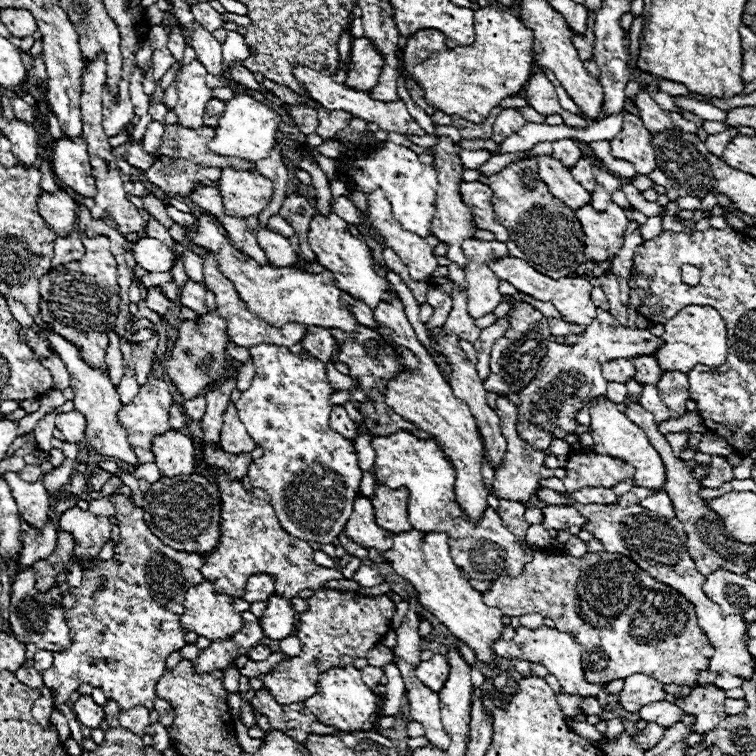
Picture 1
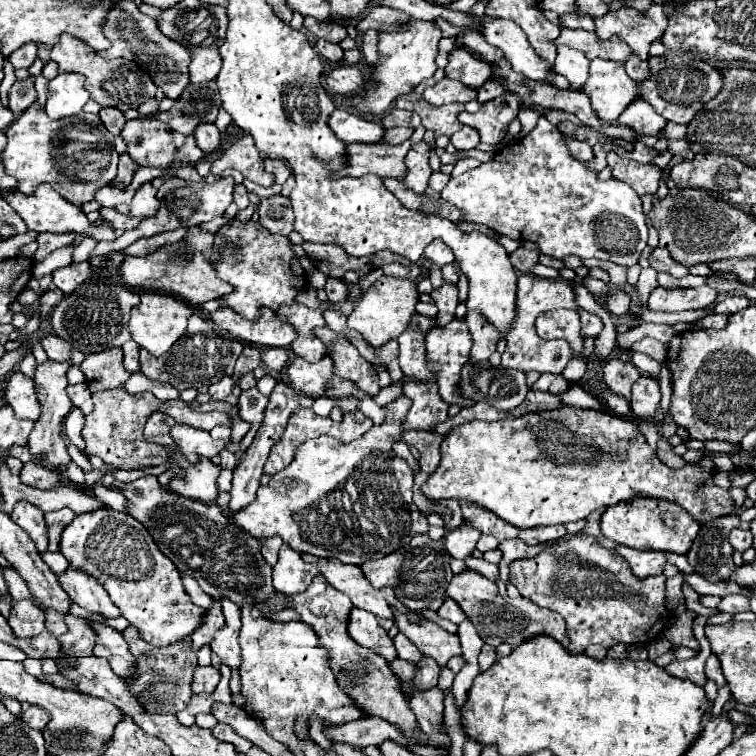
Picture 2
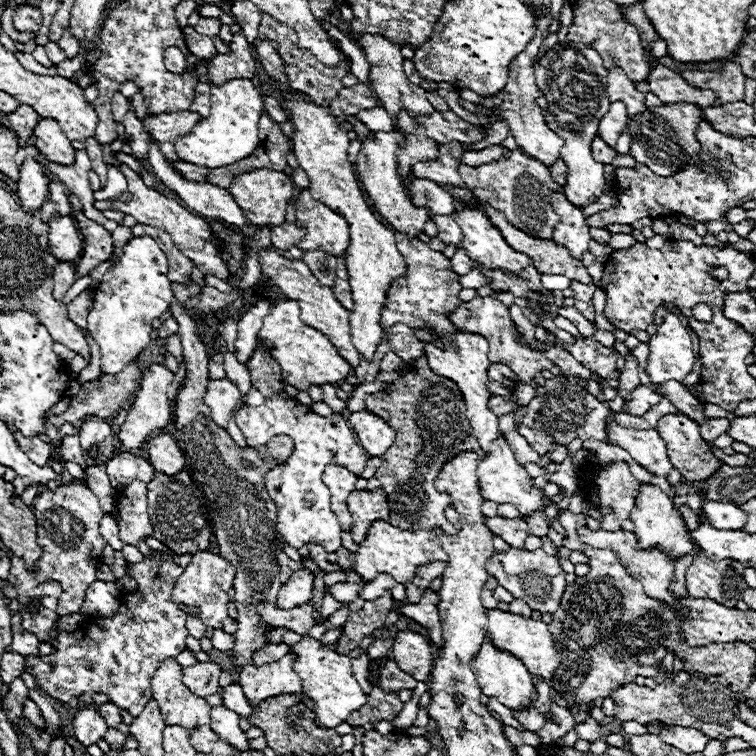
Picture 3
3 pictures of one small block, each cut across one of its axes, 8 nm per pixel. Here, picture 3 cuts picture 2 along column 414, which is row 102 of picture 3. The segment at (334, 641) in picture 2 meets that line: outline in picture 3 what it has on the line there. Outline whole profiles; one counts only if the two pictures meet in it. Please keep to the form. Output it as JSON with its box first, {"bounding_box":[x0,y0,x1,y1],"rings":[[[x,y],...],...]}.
{"bounding_box":[682,62,744,104],"rings":[[[724,62],[718,70],[698,72],[698,70],[684,70],[682,78],[690,82],[690,86],[698,86],[700,90],[714,90],[718,94],[718,104],[738,102],[744,100],[744,74],[738,64]]]}

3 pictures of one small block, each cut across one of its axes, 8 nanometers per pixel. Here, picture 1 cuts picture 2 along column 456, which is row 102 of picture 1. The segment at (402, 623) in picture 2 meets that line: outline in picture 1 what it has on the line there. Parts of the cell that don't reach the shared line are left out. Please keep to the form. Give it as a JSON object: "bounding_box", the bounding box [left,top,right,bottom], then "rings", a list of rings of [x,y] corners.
{"bounding_box":[634,92,698,134],"rings":[[[638,92],[638,96],[634,98],[634,102],[638,104],[638,112],[640,112],[640,120],[644,122],[644,126],[652,132],[652,134],[660,134],[664,130],[686,130],[690,134],[698,134],[698,126],[686,118],[682,118],[678,112],[666,112],[660,110],[660,106],[650,98],[648,92]]]}

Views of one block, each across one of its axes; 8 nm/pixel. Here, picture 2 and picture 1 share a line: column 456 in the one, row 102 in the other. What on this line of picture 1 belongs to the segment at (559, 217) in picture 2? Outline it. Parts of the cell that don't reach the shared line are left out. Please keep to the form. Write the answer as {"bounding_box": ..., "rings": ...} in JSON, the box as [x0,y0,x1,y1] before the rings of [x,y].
{"bounding_box":[172,58,214,128],"rings":[[[196,58],[178,74],[178,102],[172,108],[178,116],[178,124],[190,128],[204,126],[204,110],[208,100],[214,98],[212,88],[206,86],[206,68]]]}

